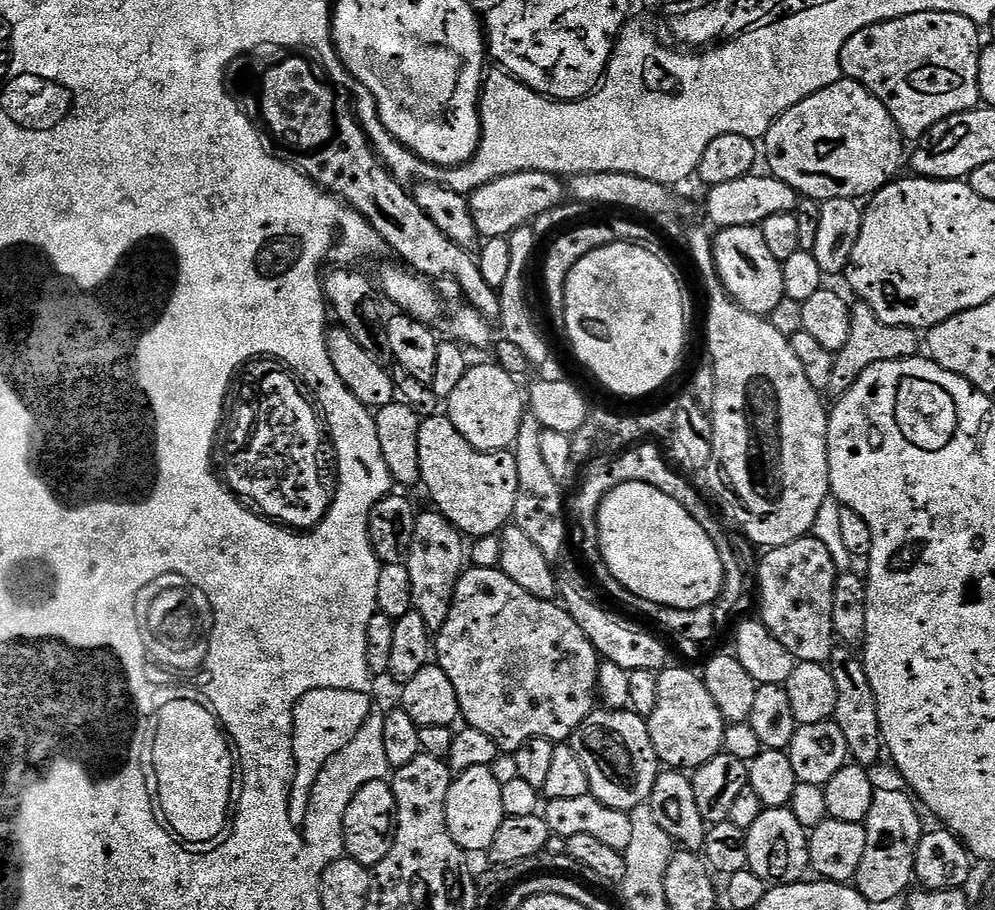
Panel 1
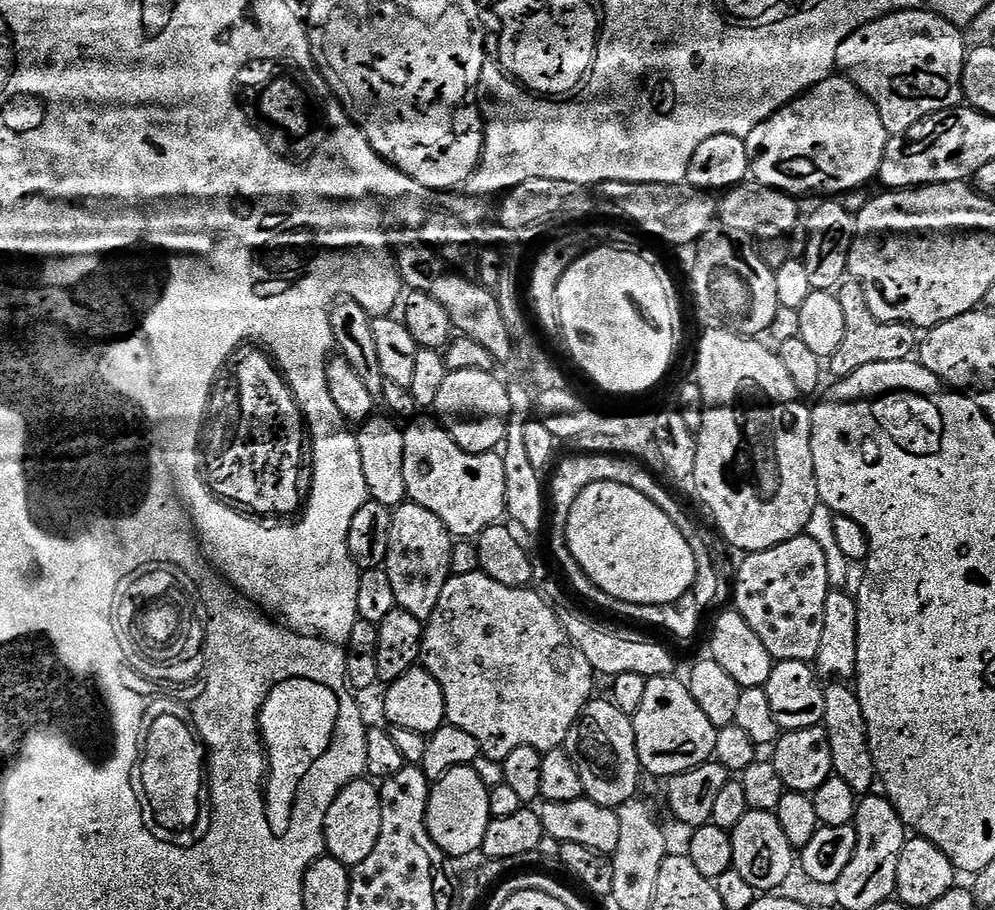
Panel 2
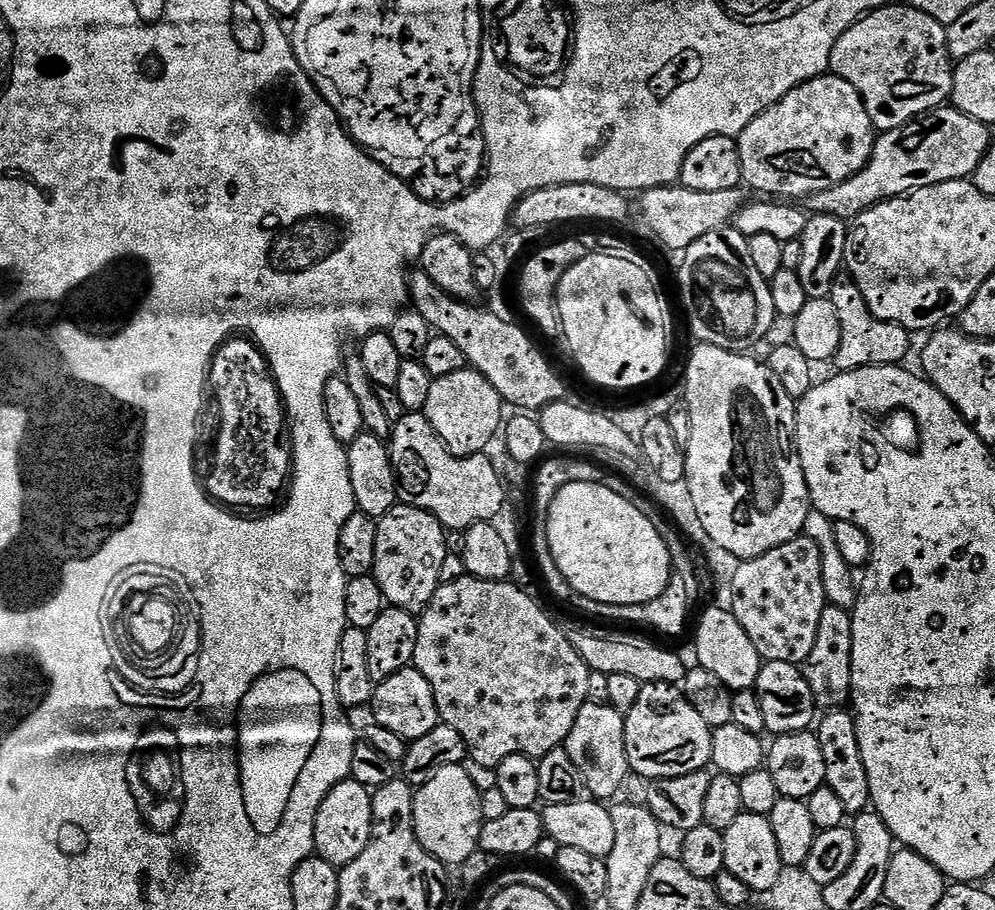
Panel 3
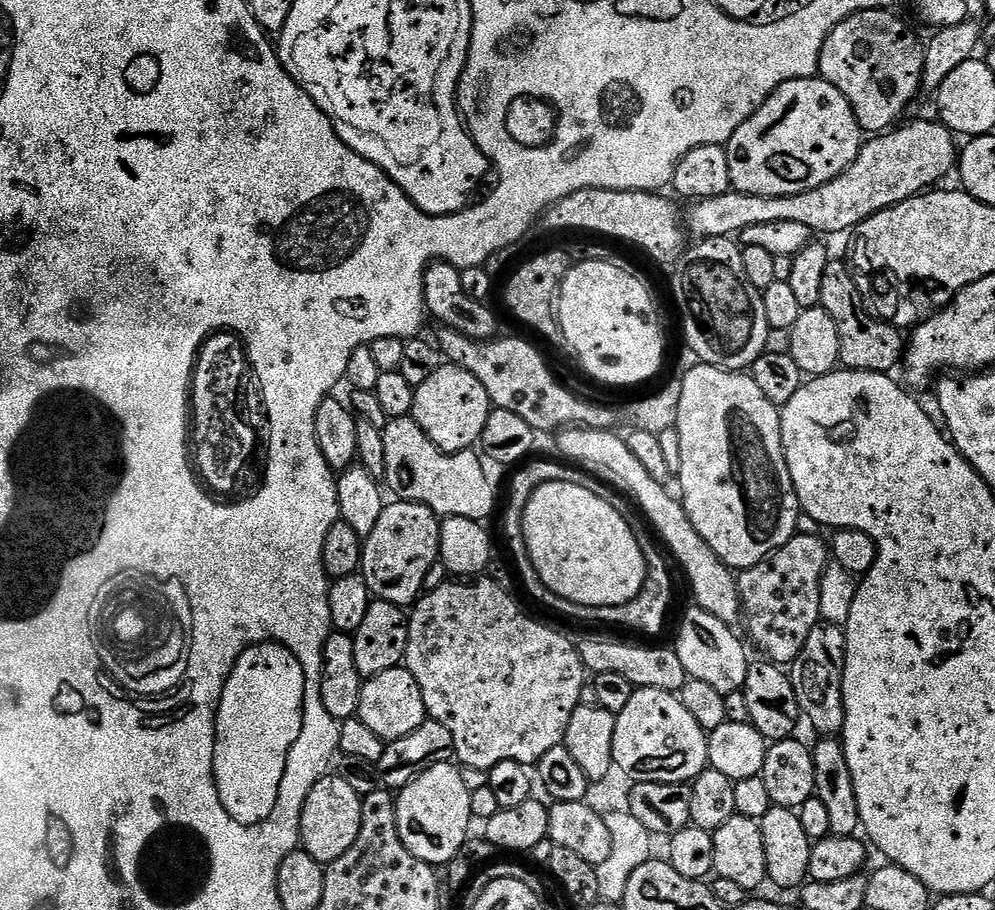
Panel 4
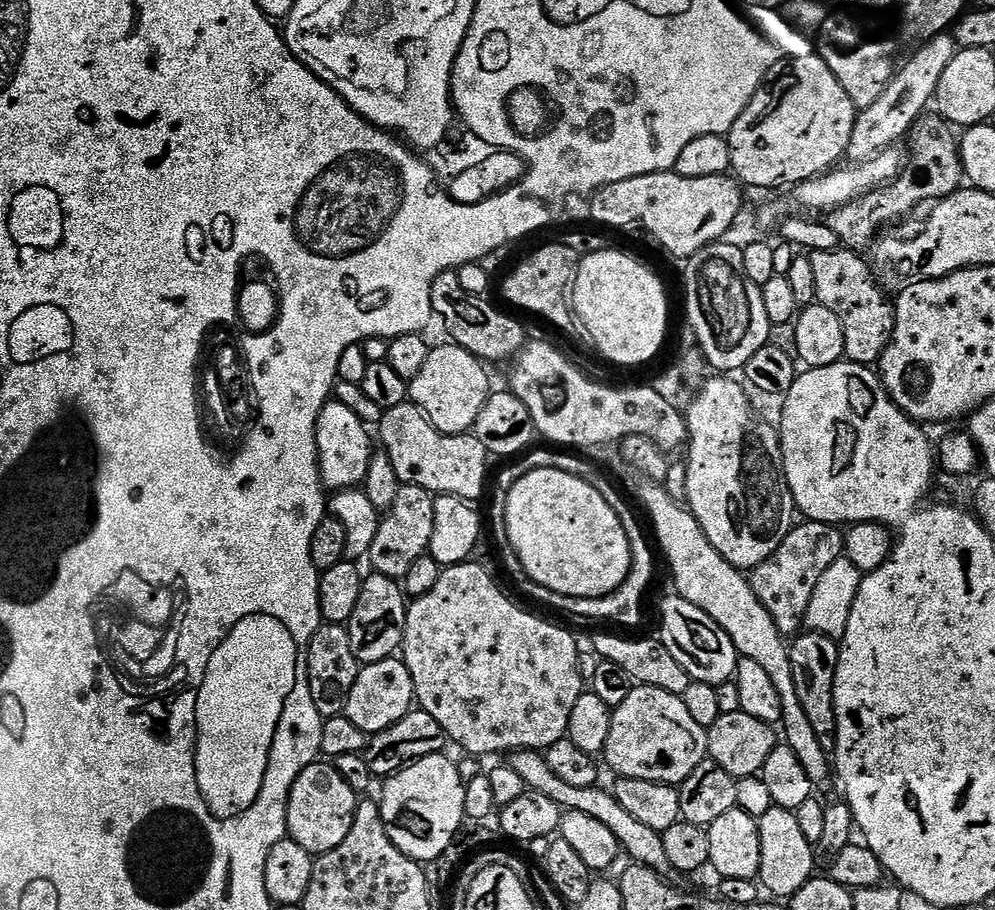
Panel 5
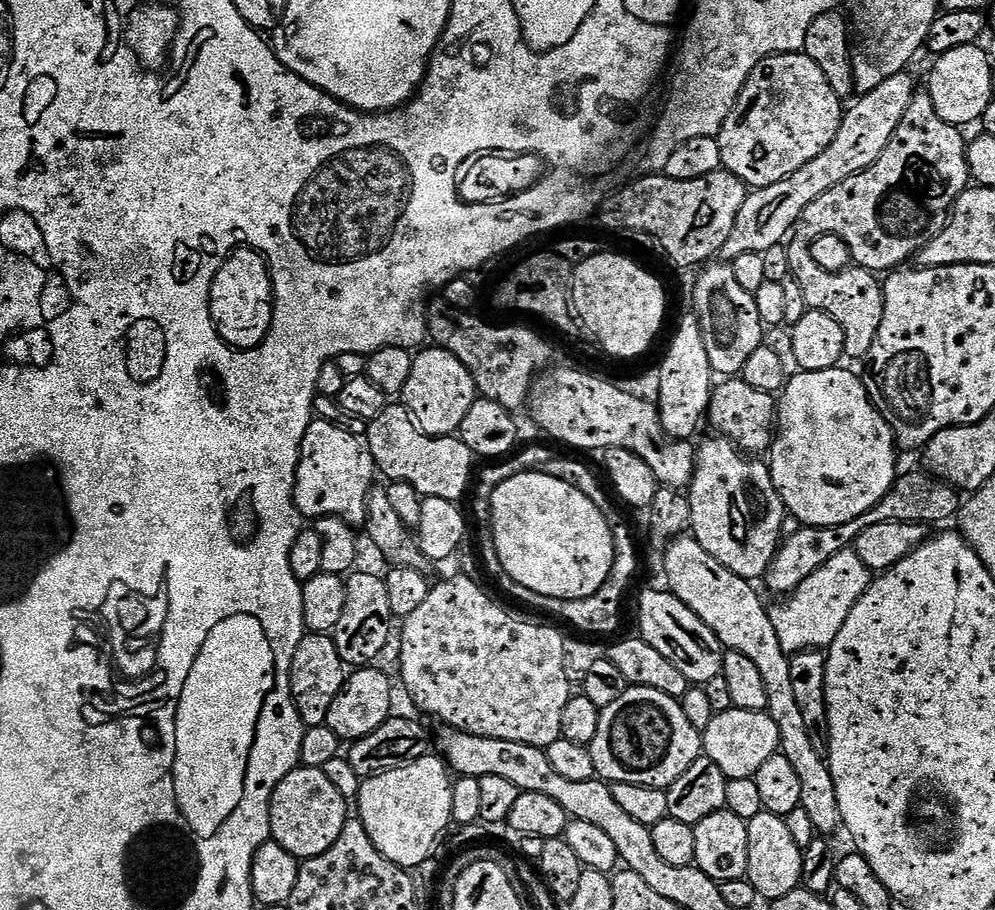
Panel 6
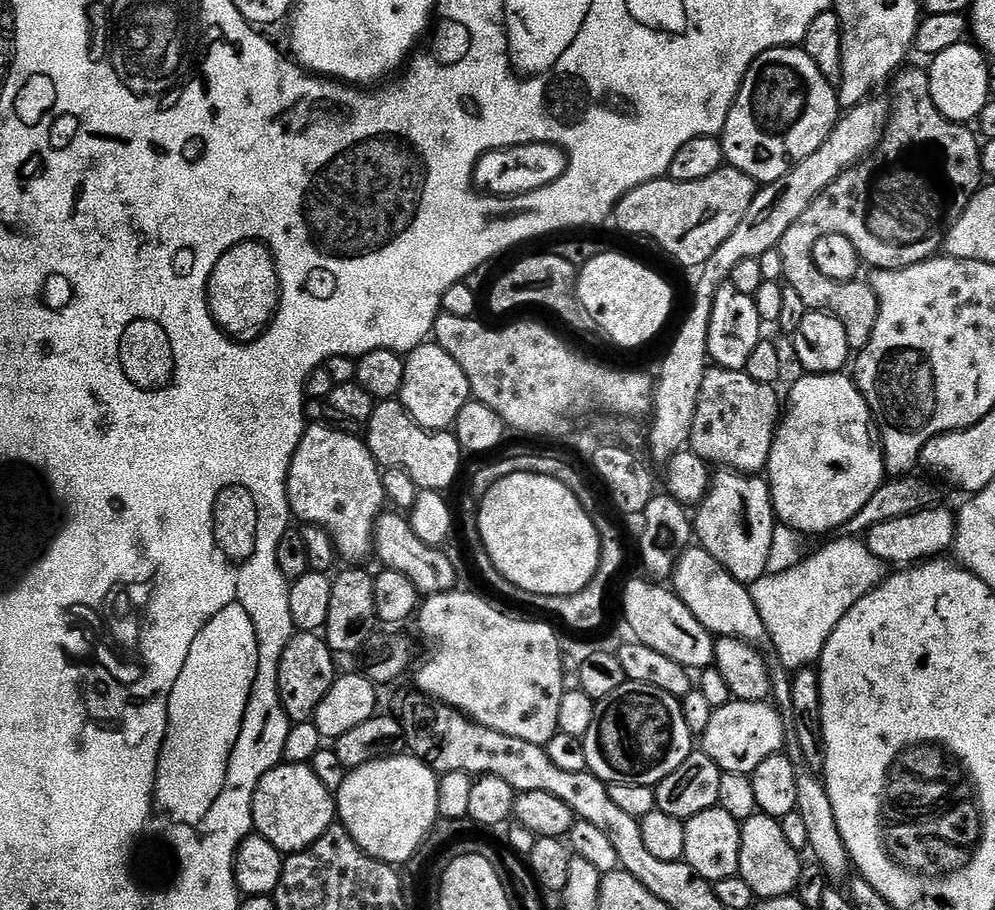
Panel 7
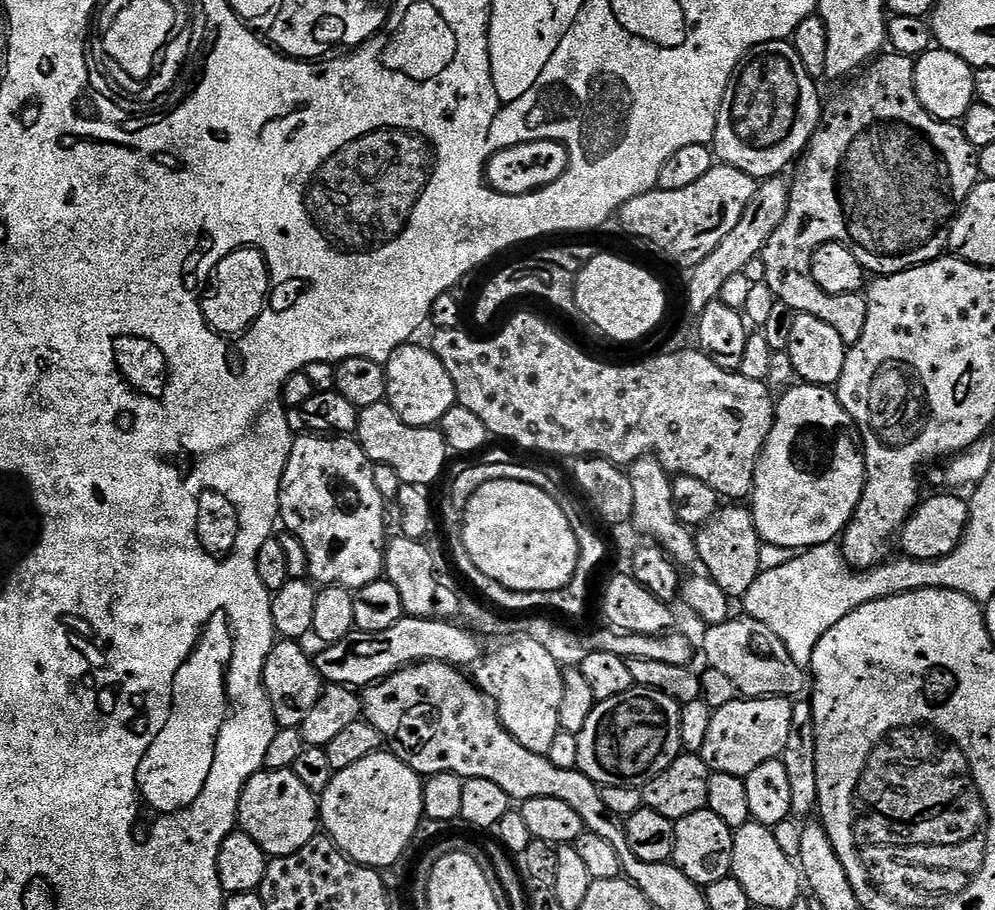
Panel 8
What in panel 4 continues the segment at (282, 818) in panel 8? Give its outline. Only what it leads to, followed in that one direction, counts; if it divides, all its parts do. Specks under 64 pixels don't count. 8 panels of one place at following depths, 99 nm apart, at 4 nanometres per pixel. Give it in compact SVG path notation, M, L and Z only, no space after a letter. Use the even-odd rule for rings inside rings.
M325 774L310 790L304 803L300 819L300 843L302 850L310 854L322 865L333 864L358 838L358 830L362 826L362 796L348 780L340 776Z

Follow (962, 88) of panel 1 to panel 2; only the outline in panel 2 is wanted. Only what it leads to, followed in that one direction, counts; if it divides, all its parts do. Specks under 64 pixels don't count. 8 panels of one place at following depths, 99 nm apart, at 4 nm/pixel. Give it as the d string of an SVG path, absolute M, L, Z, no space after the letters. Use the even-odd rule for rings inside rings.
M915 8L914 10L906 10L905 12L891 12L888 16L880 16L868 24L863 24L858 30L854 30L854 34L850 34L850 38L846 38L846 42L842 42L842 46L838 46L836 67L845 78L850 82L854 82L854 86L858 86L858 90L862 90L862 94L866 94L866 98L870 98L870 102L874 102L878 114L882 114L882 126L886 126L888 135L901 136L906 130L910 130L910 126L922 122L927 116L933 116L936 112L944 112L948 108L961 107L965 103L964 59L967 58L969 51L970 48L966 43L966 36L962 31L961 25L951 24L946 18L942 18L938 14L934 14L923 8Z

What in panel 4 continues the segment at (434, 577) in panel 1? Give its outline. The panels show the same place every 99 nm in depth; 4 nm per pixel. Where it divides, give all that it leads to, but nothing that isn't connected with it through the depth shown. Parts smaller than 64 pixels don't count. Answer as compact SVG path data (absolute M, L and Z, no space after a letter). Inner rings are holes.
M396 500L385 503L376 529L366 539L360 572L375 599L385 600L404 610L420 599L426 588L427 572L439 559L440 520L436 513L424 504Z

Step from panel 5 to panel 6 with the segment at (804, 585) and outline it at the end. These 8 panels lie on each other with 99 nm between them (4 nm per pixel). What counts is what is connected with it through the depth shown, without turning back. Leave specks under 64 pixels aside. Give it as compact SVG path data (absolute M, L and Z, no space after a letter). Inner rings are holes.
M923 471L912 472L909 476L901 475L897 479L893 489L882 498L882 502L875 508L871 508L866 514L862 514L857 520L846 520L834 524L823 524L822 526L797 527L797 532L783 537L782 543L776 550L776 556L772 560L767 572L762 577L765 584L772 592L777 592L777 597L784 598L795 592L814 570L826 566L830 558L834 558L839 552L849 551L855 545L858 534L866 530L866 526L874 526L891 520L910 520L919 522L925 526L940 524L957 515L962 507L962 496L957 489L942 480L937 480L931 474ZM924 475L924 476L923 476Z

